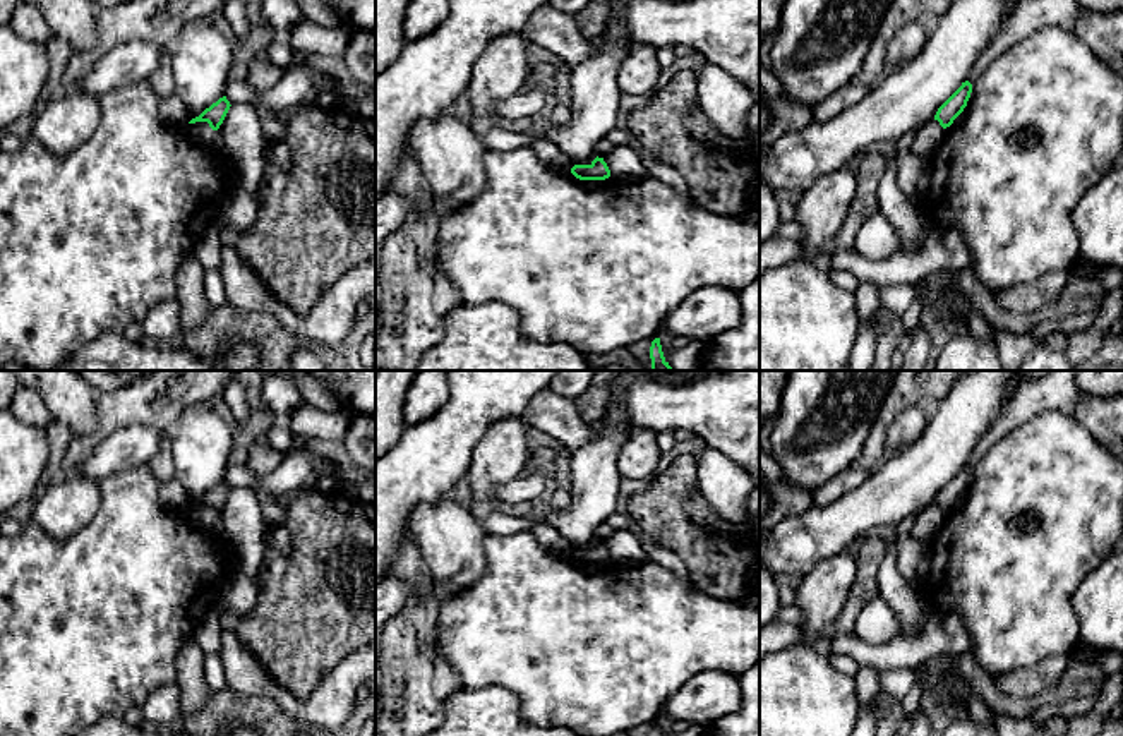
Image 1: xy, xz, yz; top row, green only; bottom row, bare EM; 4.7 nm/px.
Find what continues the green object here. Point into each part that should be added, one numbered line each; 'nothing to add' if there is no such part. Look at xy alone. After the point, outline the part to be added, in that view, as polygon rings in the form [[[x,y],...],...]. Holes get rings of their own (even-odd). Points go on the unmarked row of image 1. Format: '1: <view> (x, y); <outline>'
nothing to add

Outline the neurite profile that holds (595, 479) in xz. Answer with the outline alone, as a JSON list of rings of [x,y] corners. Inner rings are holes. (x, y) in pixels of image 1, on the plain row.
[[[607,415],[595,420],[593,439],[571,453],[573,489],[569,508],[550,513],[547,523],[574,549],[597,542],[597,528],[621,510],[617,455],[631,429]]]

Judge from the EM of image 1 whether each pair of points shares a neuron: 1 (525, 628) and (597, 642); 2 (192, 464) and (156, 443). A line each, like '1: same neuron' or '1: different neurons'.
1: same neuron
2: different neurons

